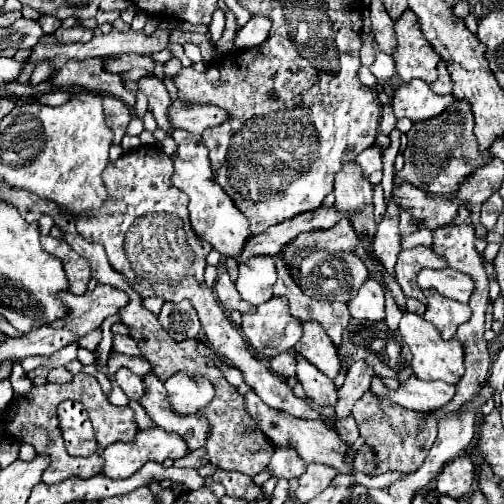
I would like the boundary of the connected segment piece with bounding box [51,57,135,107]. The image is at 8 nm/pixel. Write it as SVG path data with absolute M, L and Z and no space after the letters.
M99 57L65 63L51 81L59 87L71 87L71 85L81 85L85 89L93 87L93 91L103 91L107 95L119 97L129 107L135 105L135 93L131 93L123 85L119 75L103 71L103 59Z

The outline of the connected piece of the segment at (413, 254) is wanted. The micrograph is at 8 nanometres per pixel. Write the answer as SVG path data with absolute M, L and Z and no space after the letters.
M415 247L409 251L401 251L397 265L395 265L395 275L397 275L397 283L401 285L405 297L413 297L419 299L421 303L427 305L421 287L415 283L415 275L421 269L447 269L447 263L443 263L443 259L439 259L431 249L427 247Z

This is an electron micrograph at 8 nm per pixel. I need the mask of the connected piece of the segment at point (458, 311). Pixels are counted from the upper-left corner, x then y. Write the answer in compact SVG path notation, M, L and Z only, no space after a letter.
M427 291L425 295L429 301L429 307L423 317L441 331L443 339L451 339L457 327L463 325L471 317L471 307L455 299L447 299L439 295L437 291Z

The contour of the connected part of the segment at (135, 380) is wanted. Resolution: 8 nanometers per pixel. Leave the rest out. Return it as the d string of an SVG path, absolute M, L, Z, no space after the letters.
M123 367L123 369L119 369L119 371L115 373L115 379L117 379L119 387L125 391L125 395L127 395L129 399L133 399L133 401L139 403L139 399L143 397L143 391L145 391L141 377Z

